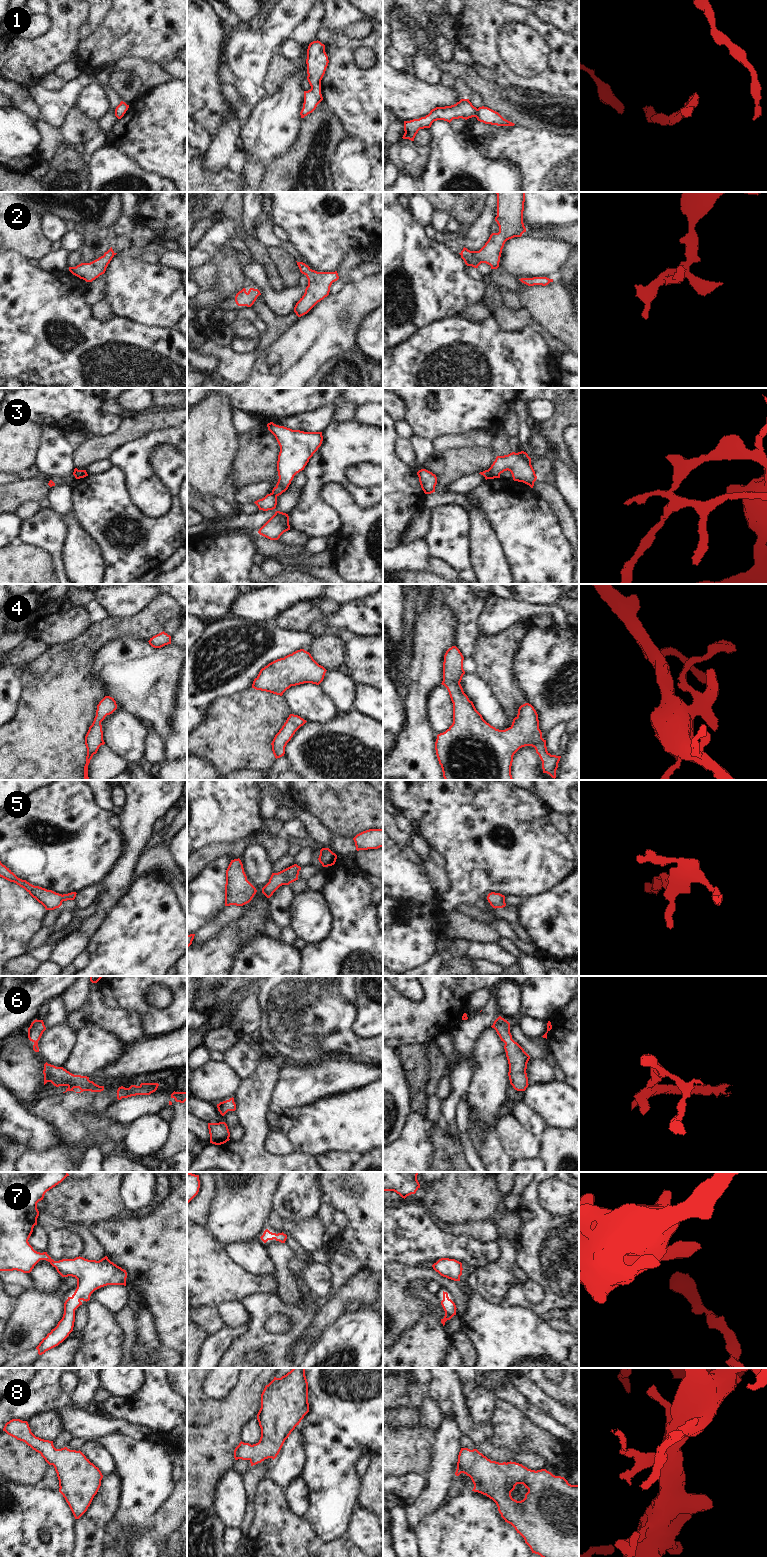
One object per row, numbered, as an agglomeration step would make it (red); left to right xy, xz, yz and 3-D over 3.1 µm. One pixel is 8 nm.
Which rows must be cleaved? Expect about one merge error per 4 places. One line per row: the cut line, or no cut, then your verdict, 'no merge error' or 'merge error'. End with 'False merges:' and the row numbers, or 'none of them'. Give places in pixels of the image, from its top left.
1: cut none; no merge error
2: cut none; no merge error
3: cut yz (487, 470), (491, 478); merge error
4: cut none; no merge error
5: cut none; no merge error
6: cut none; no merge error
7: cut none; no merge error
8: cut none; no merge error
False merges: 3

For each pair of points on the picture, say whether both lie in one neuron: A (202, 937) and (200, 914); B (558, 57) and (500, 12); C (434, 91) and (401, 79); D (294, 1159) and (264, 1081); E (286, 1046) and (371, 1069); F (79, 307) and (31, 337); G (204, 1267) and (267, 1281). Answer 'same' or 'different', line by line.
A: different
B: same
C: same
D: same
E: different
F: same
G: same

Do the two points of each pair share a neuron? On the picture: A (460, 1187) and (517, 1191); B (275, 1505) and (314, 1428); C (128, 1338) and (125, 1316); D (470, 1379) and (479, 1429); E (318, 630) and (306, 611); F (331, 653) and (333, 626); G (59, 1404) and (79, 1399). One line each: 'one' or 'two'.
A: two
B: two
C: one
D: two
E: two
F: two
G: two

